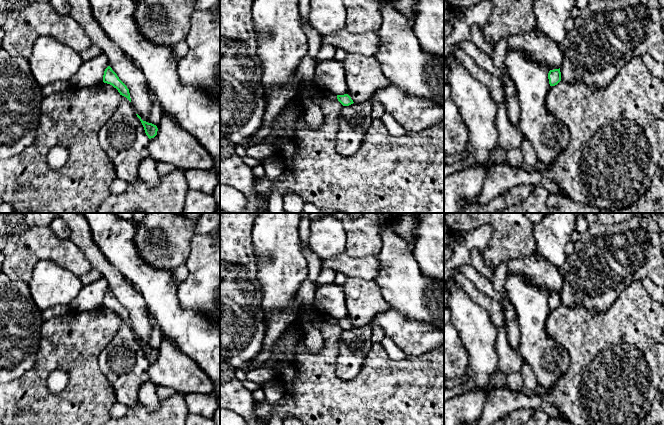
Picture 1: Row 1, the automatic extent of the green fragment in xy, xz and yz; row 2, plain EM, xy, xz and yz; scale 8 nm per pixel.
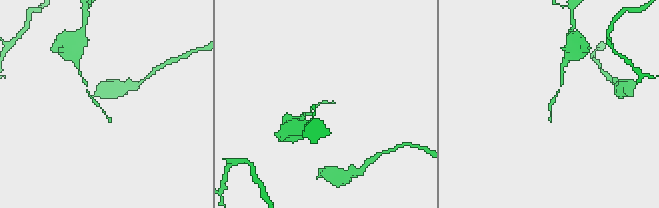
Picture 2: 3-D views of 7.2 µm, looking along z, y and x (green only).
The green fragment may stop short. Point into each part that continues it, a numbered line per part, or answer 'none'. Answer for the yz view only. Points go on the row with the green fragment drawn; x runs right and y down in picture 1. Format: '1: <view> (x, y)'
none

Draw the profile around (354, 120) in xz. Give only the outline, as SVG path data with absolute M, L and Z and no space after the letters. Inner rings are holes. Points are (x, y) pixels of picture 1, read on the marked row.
M370 101L341 108L335 145L338 154L352 156L359 151L363 138L373 122L371 112Z

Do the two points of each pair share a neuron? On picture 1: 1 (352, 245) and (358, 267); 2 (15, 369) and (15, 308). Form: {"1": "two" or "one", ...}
{"1": "two", "2": "one"}

